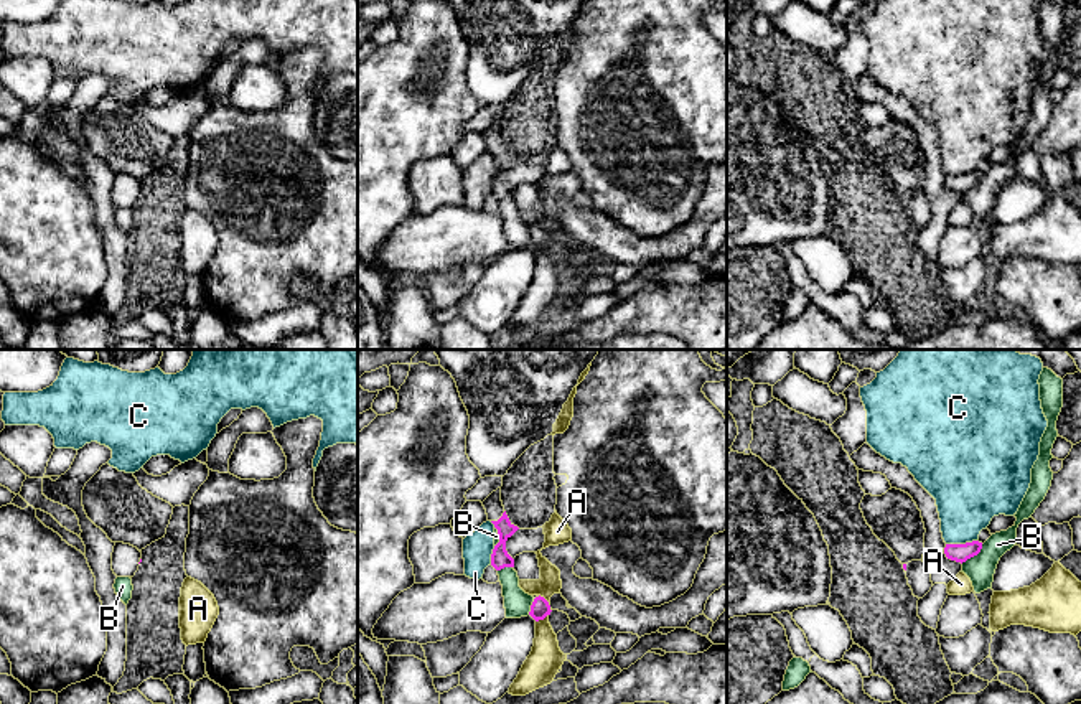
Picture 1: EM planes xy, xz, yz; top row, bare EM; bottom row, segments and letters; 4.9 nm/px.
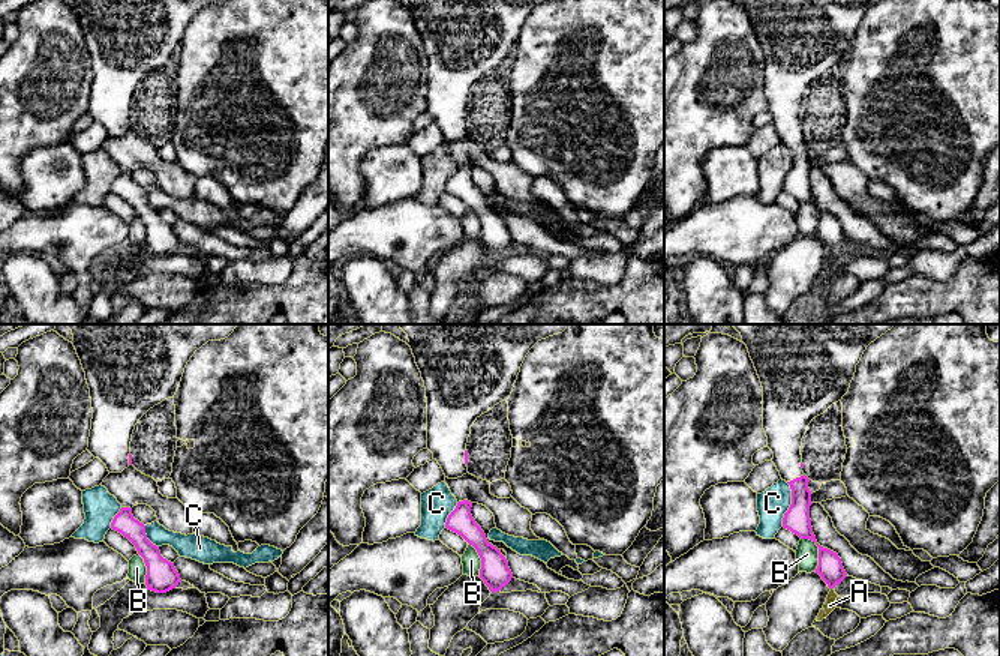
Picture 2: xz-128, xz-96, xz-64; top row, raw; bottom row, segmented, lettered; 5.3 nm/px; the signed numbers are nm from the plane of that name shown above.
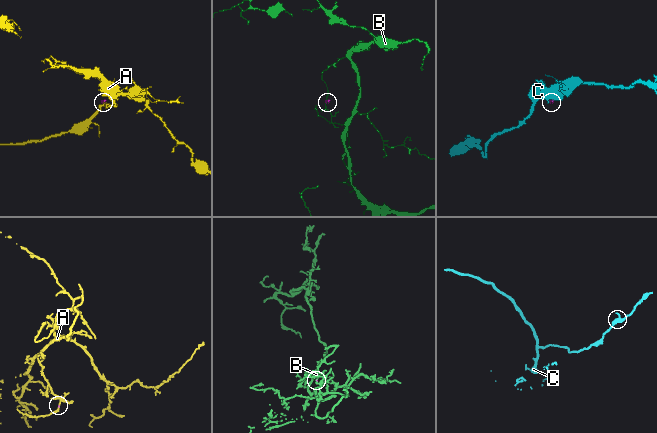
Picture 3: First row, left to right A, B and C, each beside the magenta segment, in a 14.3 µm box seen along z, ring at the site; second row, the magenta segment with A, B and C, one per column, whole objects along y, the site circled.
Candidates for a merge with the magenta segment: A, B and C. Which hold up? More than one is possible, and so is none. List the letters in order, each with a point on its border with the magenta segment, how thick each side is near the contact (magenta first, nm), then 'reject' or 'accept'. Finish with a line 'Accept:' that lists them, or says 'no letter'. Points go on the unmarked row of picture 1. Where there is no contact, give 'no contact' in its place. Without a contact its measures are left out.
A: xz (546, 231) | 90/110 nm | reject
B: yz (973, 187) | 90/140 nm | reject
C: yz (961, 175) | 90/320 nm | reject
Accept: no letter

